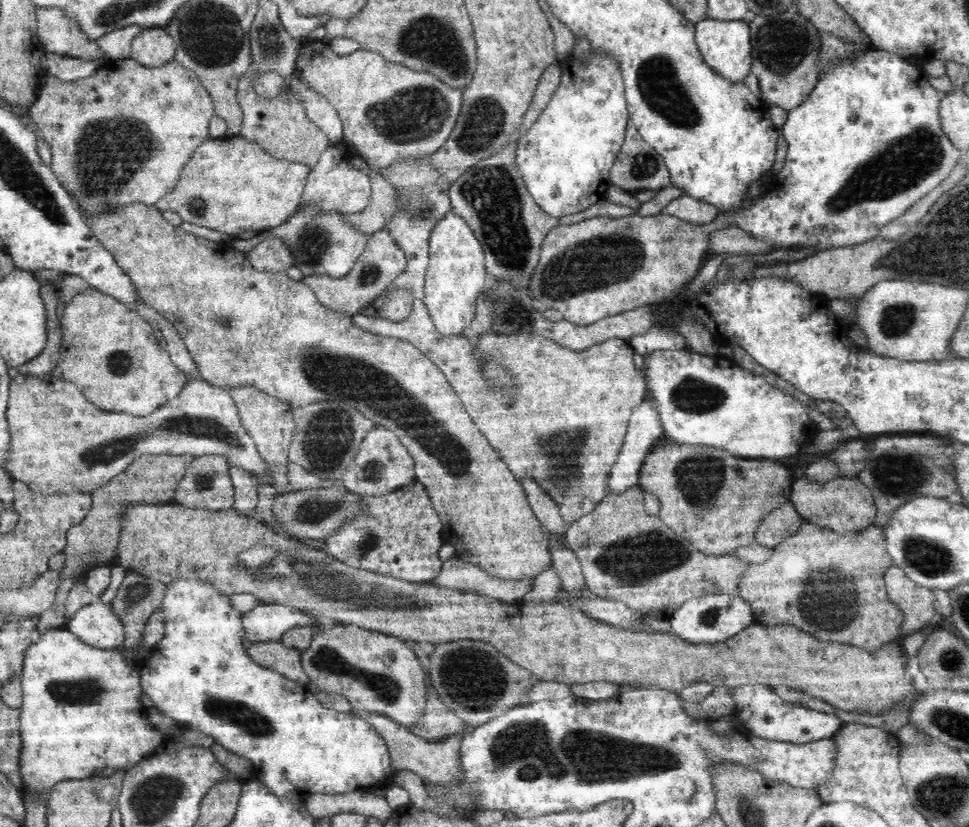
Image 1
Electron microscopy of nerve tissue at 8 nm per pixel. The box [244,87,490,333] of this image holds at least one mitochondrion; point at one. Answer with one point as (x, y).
(313, 240)

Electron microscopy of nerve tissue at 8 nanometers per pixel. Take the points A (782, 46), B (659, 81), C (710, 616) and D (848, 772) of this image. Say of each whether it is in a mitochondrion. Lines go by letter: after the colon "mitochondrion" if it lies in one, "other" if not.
A: mitochondrion
B: mitochondrion
C: mitochondrion
D: other

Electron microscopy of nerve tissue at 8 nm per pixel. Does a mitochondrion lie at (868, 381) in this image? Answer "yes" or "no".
no

